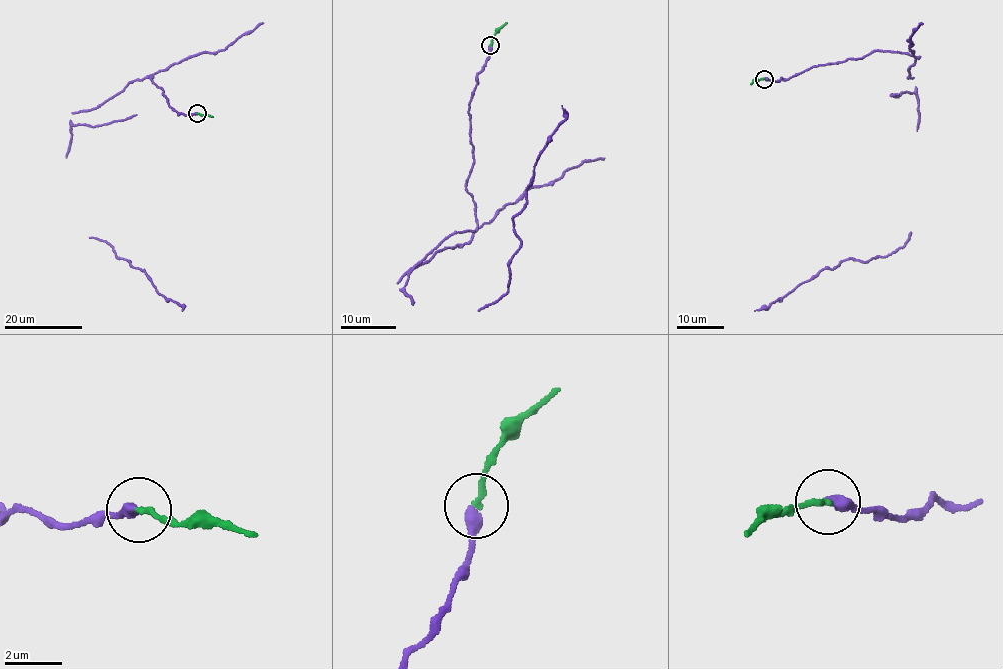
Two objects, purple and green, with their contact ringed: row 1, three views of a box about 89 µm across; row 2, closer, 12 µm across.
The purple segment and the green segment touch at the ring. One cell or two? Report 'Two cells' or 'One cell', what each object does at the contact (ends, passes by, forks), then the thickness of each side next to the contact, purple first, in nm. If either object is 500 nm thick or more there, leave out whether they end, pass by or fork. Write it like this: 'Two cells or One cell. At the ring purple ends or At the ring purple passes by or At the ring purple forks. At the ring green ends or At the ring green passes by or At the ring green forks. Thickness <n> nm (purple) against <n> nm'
One cell. At the ring purple ends. At the ring green ends. Thickness 400 nm (purple) against 220 nm

